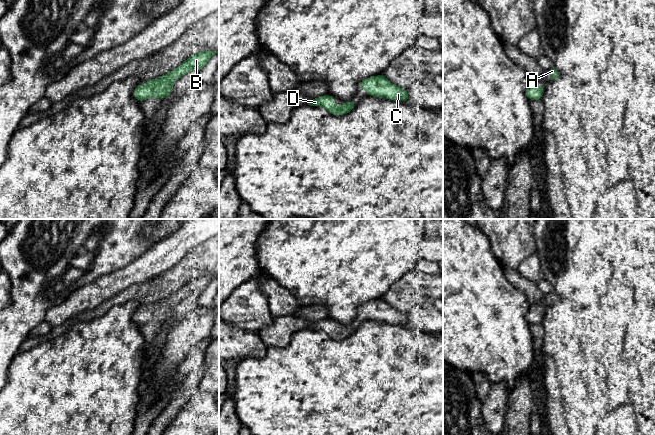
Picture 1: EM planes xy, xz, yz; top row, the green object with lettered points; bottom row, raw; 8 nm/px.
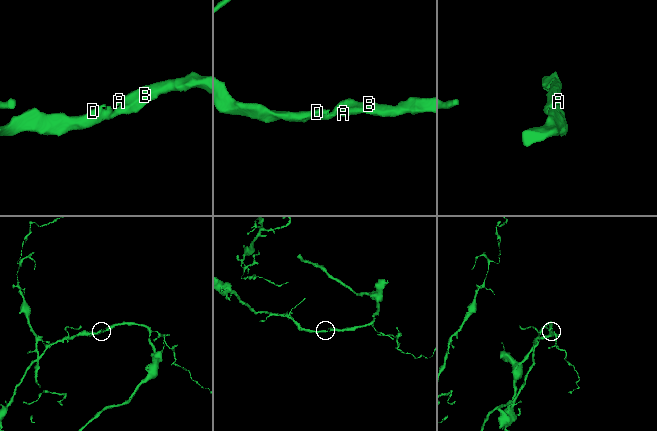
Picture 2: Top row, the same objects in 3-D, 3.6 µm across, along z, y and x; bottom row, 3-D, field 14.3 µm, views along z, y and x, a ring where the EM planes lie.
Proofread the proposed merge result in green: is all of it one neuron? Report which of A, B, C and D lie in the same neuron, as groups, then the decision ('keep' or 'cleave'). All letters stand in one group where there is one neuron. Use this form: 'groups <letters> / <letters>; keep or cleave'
groups A B C D; keep

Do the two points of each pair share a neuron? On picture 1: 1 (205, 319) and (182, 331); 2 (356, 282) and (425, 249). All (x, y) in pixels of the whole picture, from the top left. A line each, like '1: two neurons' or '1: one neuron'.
1: one neuron
2: two neurons

